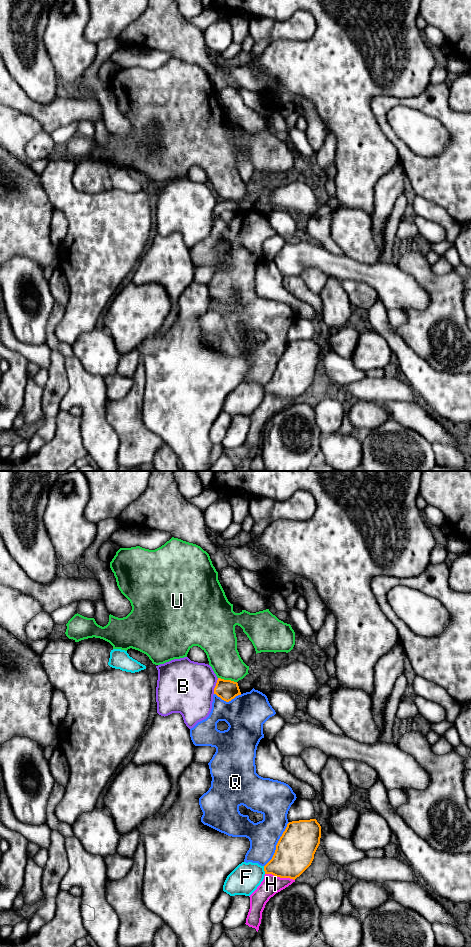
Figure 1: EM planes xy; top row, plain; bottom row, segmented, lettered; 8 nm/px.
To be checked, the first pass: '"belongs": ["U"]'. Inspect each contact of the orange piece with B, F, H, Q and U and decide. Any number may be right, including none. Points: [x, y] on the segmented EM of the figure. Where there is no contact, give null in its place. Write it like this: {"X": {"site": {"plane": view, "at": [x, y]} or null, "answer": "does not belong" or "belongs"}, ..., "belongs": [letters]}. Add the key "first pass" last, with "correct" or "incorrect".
{"B": {"site": {"plane": "xy", "at": [215, 686]}, "answer": "does not belong"}, "F": {"site": {"plane": "xy", "at": [264, 870]}, "answer": "does not belong"}, "H": {"site": {"plane": "xy", "at": [280, 877]}, "answer": "does not belong"}, "Q": {"site": {"plane": "xy", "at": [277, 844]}, "answer": "does not belong"}, "U": {"site": {"plane": "xy", "at": [227, 680]}, "answer": "does not belong"}, "belongs": [], "first pass": "incorrect"}

